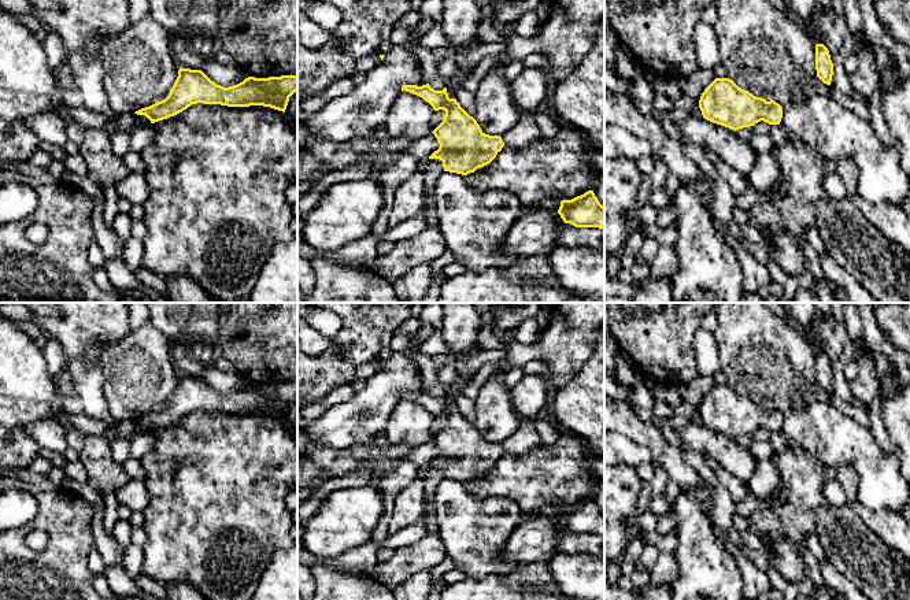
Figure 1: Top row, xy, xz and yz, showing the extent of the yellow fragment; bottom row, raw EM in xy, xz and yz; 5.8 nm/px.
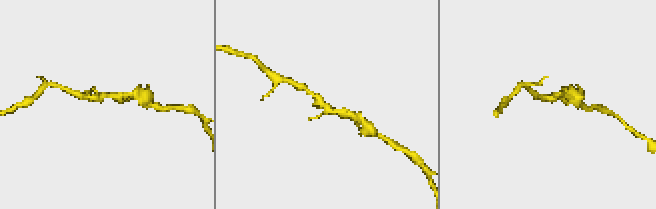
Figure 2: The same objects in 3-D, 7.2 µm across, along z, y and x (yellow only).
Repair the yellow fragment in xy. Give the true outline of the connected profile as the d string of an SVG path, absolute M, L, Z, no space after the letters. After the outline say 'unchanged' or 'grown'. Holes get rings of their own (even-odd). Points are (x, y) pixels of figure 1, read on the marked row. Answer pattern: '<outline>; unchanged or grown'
M182 68L169 96L149 107L136 111L151 123L174 116L192 104L221 104L228 107L263 105L285 112L289 97L297 90L297 75L269 78L248 77L243 82L223 88L201 70Z; unchanged

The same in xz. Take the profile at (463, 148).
M429 84L403 85L403 90L422 97L434 111L445 111L443 122L432 132L440 147L429 156L440 159L444 171L462 175L474 173L489 164L504 147L500 136L485 134L456 99L448 97L447 88L434 90Z; unchanged

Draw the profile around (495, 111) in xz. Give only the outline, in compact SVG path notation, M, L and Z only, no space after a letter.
M491 71L480 84L476 96L474 119L482 133L502 136L514 127L521 116L503 74Z

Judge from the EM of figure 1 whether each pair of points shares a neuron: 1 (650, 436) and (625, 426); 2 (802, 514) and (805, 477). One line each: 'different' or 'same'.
1: same
2: same

